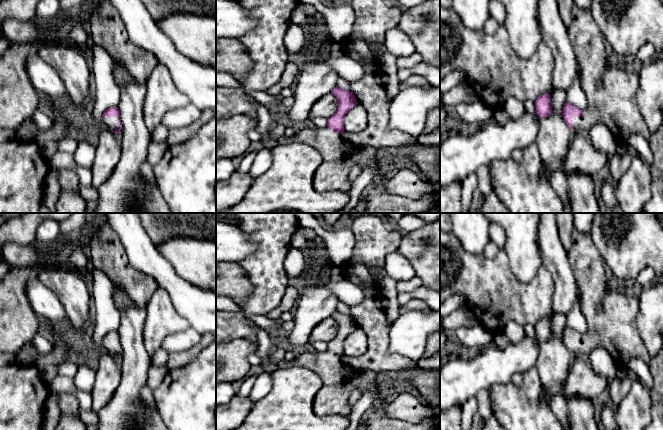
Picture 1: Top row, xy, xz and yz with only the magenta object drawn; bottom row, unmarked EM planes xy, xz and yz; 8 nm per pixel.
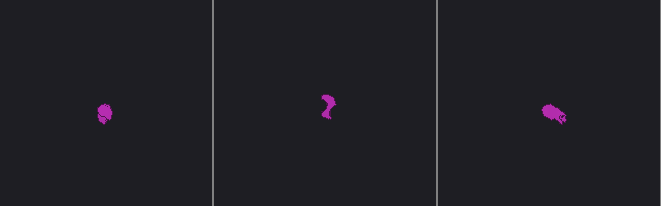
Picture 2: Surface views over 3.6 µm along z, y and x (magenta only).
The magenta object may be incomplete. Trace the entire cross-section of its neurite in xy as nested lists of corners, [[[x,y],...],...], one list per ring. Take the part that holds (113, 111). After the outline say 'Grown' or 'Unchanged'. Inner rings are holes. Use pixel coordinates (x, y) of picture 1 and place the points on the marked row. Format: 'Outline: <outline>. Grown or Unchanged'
Outline: [[[111,107],[107,109],[103,114],[102,122],[107,129],[119,134],[122,128],[122,122],[118,107]]]. Grown

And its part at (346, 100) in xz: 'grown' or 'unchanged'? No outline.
grown

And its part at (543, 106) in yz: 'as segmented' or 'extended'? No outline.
as segmented

